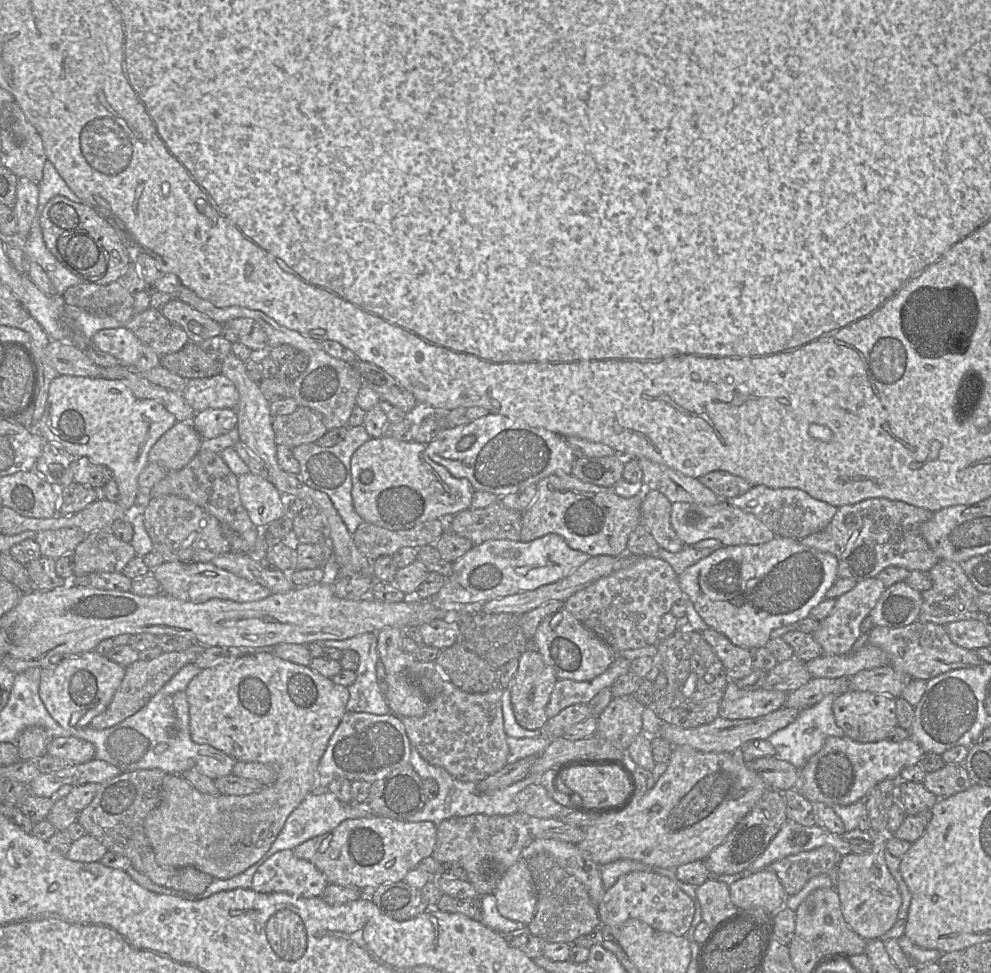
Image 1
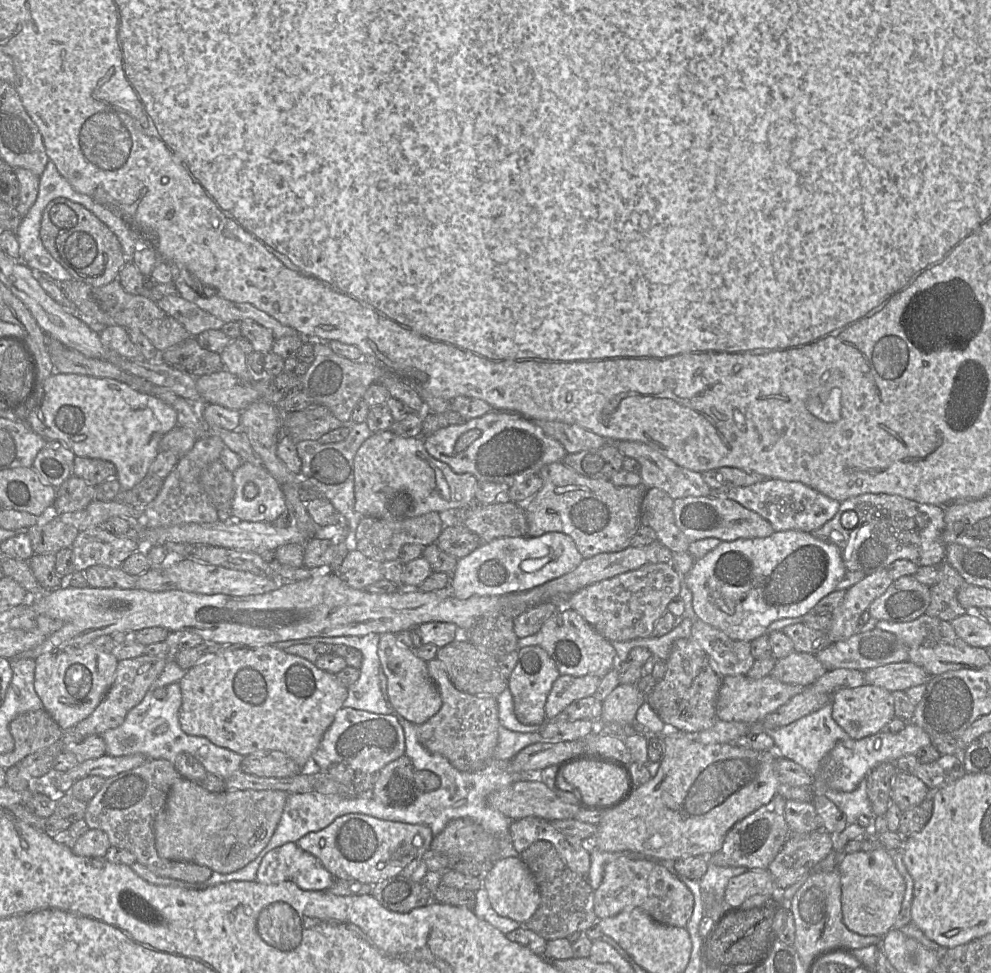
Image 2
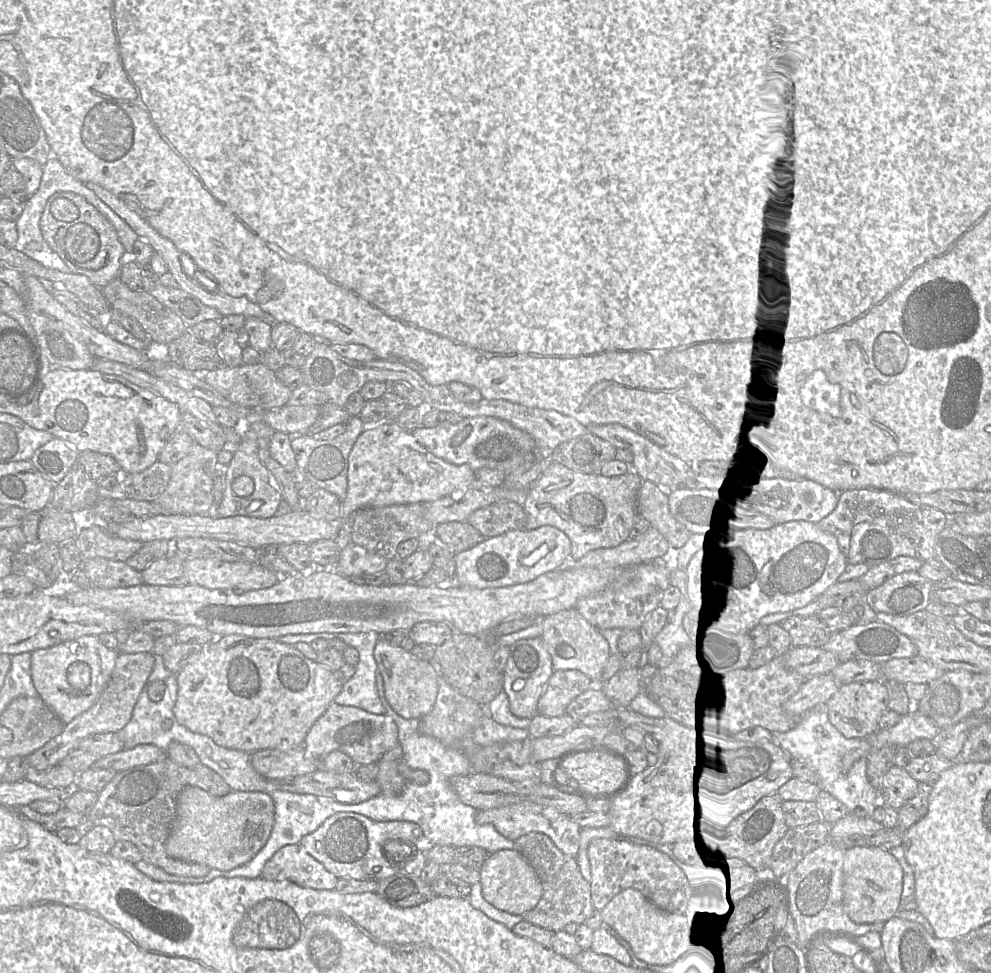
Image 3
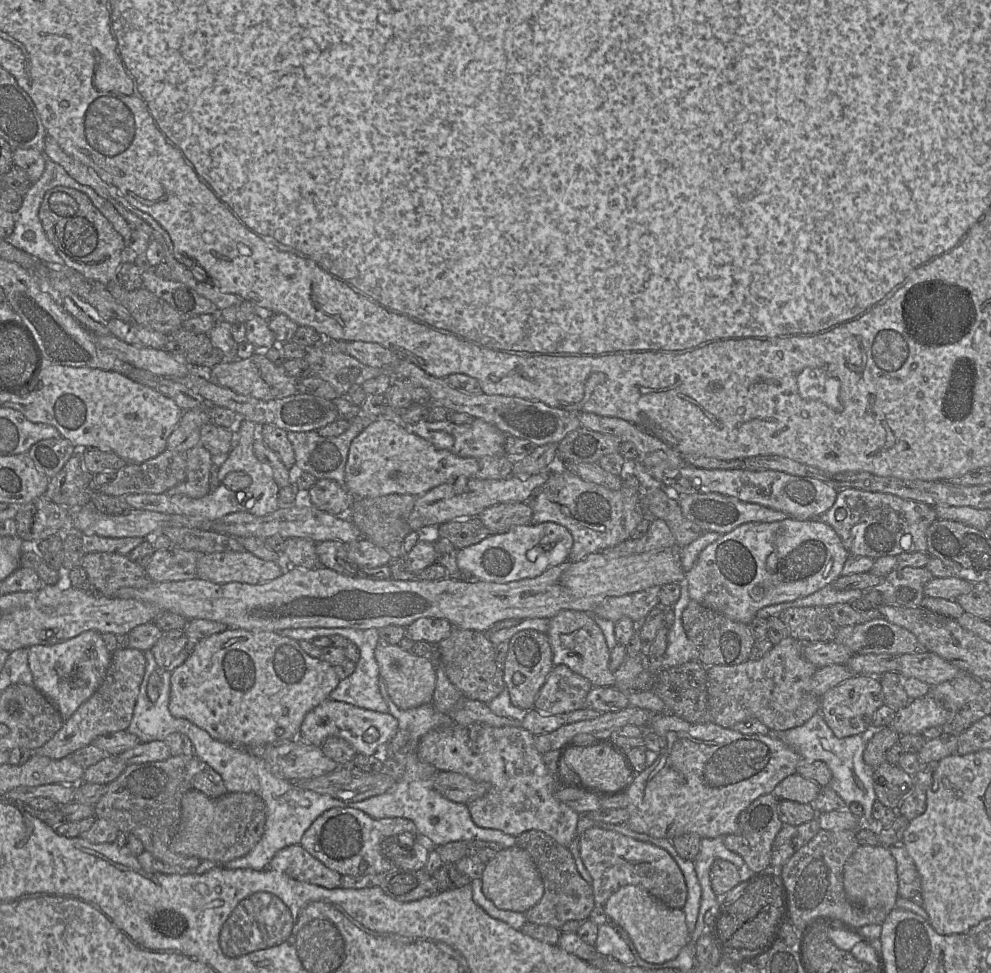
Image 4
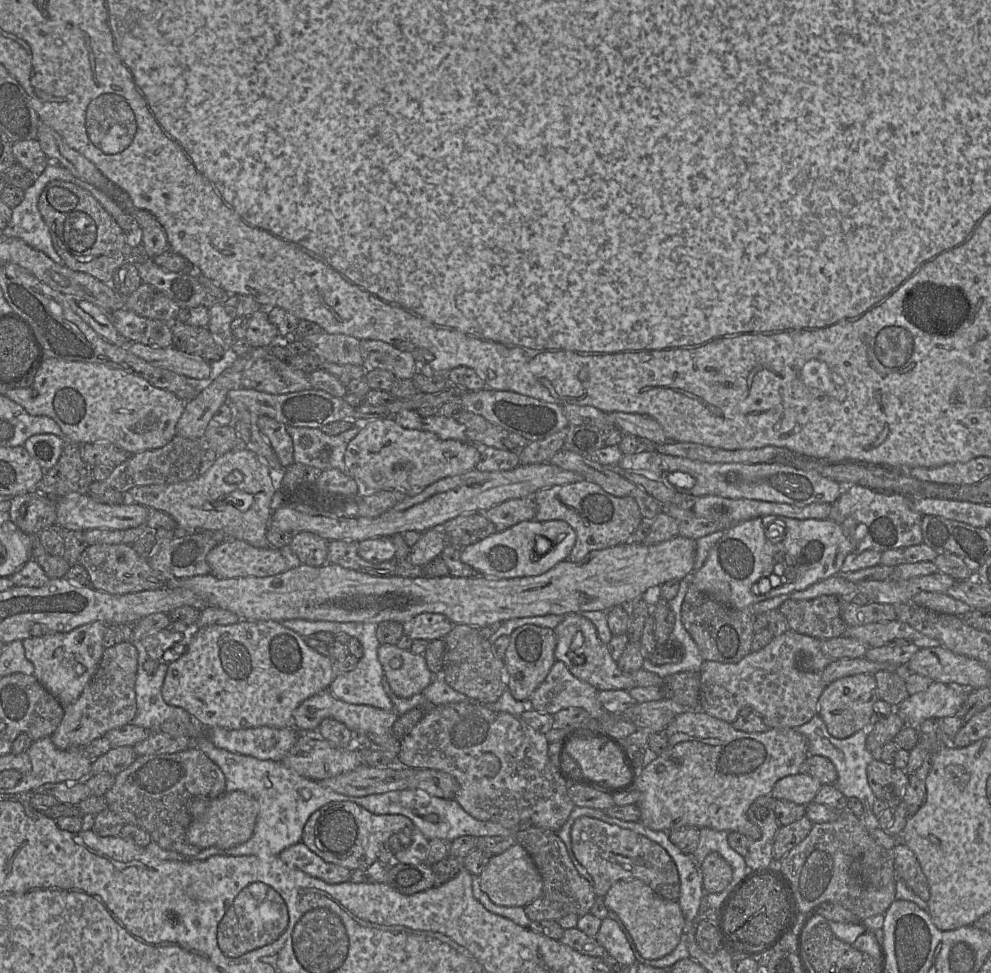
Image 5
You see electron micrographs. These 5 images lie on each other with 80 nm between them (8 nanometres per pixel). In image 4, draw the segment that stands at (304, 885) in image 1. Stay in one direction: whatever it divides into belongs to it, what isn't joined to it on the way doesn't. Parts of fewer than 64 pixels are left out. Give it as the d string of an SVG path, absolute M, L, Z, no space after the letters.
M300 844L290 845L278 851L268 868L295 880L327 889L338 888L342 877L308 853Z

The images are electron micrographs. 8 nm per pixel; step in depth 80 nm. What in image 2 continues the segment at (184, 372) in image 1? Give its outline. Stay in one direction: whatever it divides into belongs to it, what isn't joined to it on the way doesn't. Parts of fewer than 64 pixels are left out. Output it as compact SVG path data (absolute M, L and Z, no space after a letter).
M196 337L168 348L160 354L160 360L193 377L224 370L220 354L202 348Z

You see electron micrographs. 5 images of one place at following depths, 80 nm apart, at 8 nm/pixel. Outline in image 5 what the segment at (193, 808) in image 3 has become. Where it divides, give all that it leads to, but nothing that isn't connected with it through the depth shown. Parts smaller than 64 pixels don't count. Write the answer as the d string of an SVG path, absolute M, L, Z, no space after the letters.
M242 791L224 792L217 798L197 798L190 803L189 824L186 840L201 850L209 847L229 849L248 841L253 835L259 805L249 794Z

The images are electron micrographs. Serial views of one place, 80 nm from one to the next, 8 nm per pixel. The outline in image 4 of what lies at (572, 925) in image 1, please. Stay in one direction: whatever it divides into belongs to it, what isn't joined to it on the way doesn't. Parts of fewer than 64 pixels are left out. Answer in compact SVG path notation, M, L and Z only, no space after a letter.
M529 830L521 833L516 837L516 845L530 854L544 885L544 894L540 901L525 912L527 921L560 929L567 921L578 920L583 922L587 920L595 906L592 885L589 885L579 874L569 849L539 830Z

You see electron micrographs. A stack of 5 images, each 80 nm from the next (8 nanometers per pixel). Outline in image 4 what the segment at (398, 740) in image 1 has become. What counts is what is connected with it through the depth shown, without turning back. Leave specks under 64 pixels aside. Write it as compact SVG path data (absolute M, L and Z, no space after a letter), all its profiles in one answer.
M327 699L305 716L299 737L320 747L327 738L331 736L340 737L352 746L356 754L371 756L376 753L380 745L387 744L398 730L398 721L389 712L376 712L349 703Z

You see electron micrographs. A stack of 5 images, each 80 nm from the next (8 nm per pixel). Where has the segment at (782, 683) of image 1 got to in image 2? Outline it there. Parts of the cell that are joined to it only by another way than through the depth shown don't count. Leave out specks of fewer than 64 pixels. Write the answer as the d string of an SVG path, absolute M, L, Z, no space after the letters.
M794 650L788 656L777 659L769 675L782 683L806 687L826 672L826 668L815 655Z

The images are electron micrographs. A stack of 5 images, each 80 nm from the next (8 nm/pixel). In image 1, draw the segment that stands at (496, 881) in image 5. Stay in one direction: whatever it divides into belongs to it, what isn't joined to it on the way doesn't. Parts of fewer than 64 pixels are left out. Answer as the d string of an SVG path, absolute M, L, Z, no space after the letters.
M524 860L513 864L493 892L497 910L505 918L527 926L536 912L537 893Z

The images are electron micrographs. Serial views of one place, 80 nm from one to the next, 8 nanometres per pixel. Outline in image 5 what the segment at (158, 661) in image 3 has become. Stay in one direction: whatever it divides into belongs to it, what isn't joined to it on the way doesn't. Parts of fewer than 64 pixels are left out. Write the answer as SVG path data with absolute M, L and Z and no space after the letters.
M131 641L138 652L138 666L135 683L136 715L131 724L149 731L158 731L160 725L167 720L189 723L190 714L182 708L168 705L162 696L162 685L167 673L166 664L158 664L153 674L148 674L144 663L149 655L141 642Z

